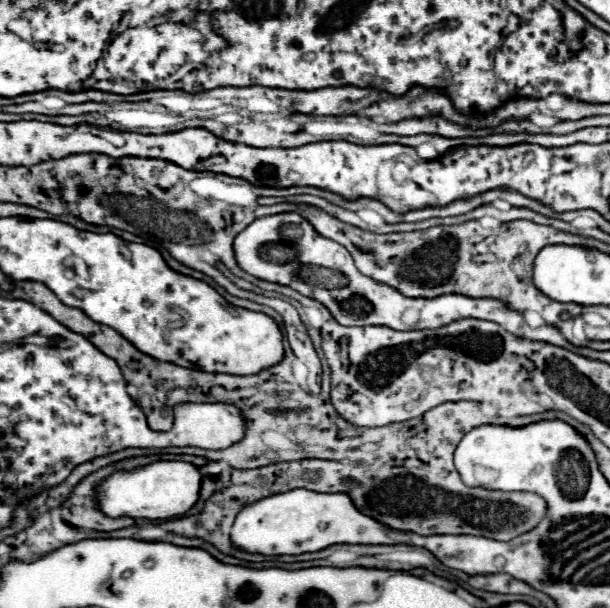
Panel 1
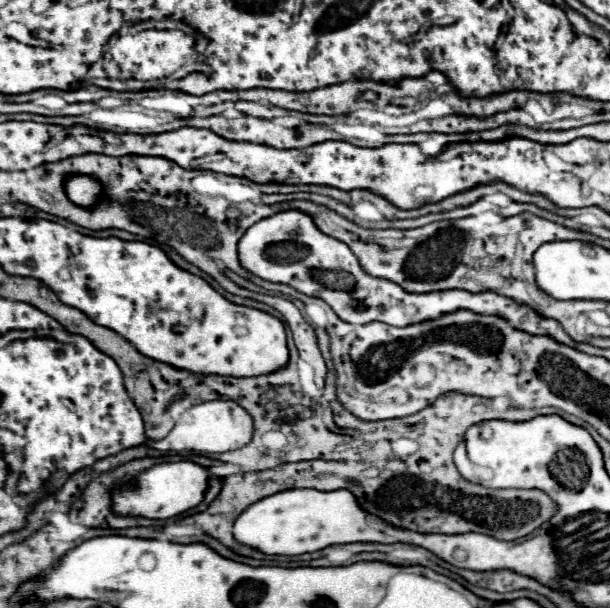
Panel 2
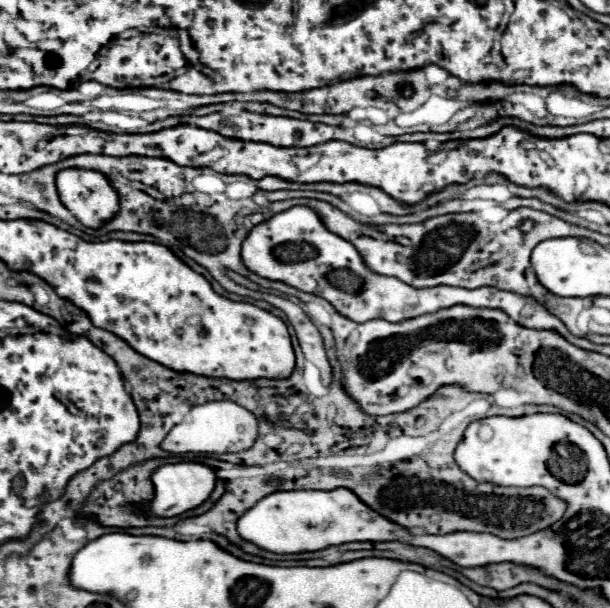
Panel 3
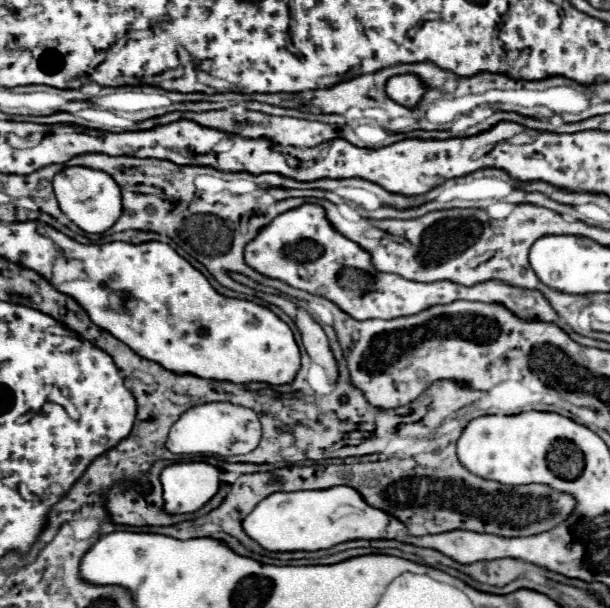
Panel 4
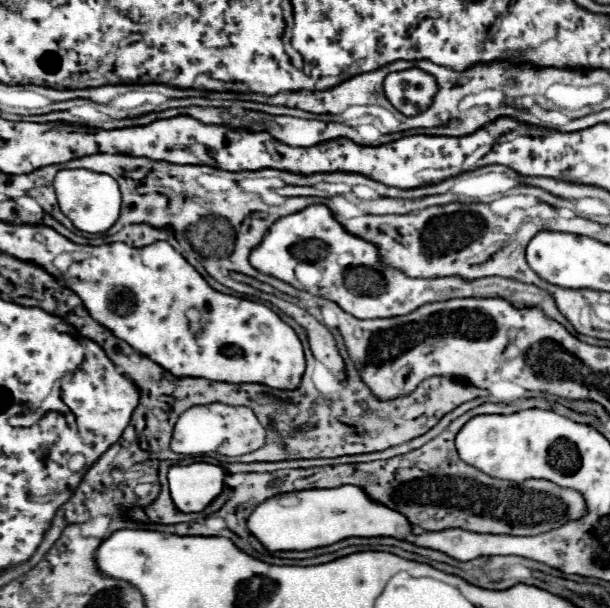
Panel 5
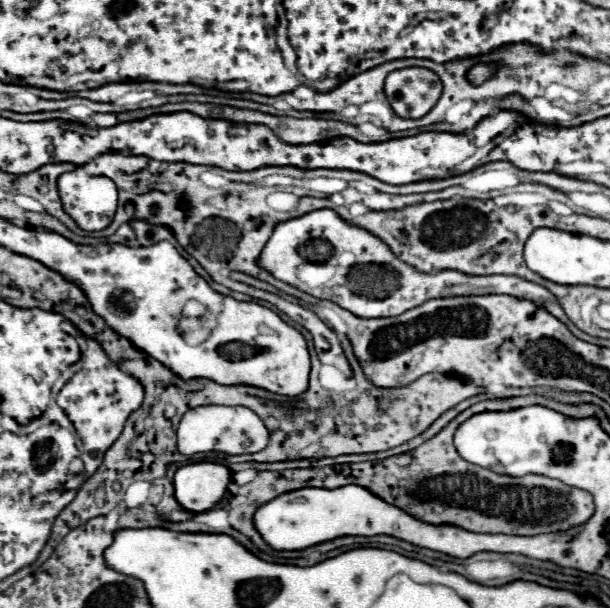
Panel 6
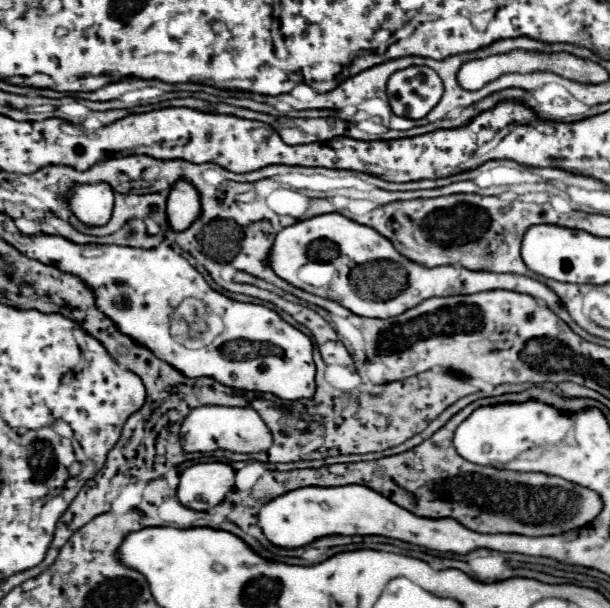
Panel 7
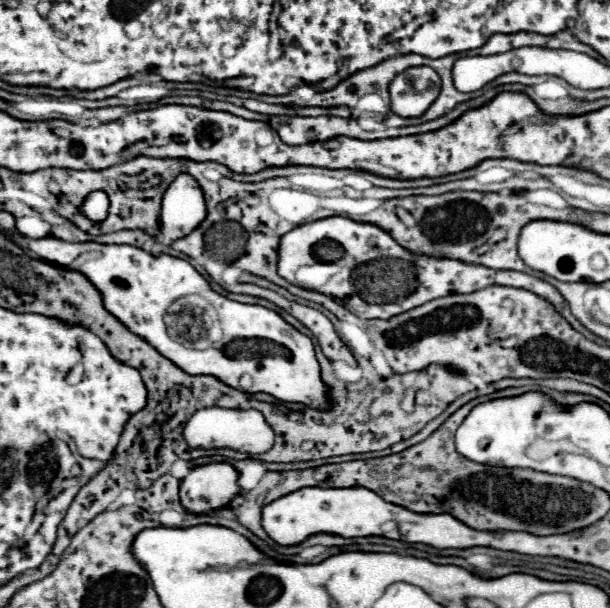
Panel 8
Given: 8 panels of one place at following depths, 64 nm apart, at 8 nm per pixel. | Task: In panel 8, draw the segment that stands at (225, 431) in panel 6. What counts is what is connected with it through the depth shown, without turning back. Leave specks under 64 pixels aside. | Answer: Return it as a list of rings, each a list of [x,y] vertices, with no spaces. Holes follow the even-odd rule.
[[[204,408],[198,410],[184,428],[184,440],[190,448],[232,448],[242,450],[250,456],[266,452],[274,444],[274,432],[256,410],[226,410],[226,408]]]

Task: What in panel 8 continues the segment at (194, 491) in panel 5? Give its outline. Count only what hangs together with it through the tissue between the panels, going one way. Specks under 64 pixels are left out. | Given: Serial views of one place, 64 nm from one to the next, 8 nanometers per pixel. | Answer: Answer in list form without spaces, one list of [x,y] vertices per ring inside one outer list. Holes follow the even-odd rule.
[[[214,462],[214,464],[204,464],[196,466],[180,484],[180,502],[190,514],[204,514],[210,510],[220,510],[226,508],[242,488],[238,486],[238,472],[232,464],[228,462]]]

